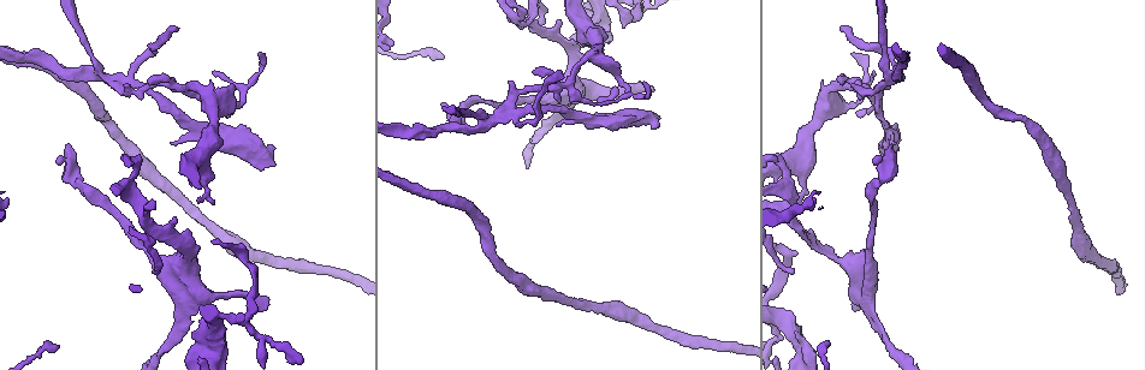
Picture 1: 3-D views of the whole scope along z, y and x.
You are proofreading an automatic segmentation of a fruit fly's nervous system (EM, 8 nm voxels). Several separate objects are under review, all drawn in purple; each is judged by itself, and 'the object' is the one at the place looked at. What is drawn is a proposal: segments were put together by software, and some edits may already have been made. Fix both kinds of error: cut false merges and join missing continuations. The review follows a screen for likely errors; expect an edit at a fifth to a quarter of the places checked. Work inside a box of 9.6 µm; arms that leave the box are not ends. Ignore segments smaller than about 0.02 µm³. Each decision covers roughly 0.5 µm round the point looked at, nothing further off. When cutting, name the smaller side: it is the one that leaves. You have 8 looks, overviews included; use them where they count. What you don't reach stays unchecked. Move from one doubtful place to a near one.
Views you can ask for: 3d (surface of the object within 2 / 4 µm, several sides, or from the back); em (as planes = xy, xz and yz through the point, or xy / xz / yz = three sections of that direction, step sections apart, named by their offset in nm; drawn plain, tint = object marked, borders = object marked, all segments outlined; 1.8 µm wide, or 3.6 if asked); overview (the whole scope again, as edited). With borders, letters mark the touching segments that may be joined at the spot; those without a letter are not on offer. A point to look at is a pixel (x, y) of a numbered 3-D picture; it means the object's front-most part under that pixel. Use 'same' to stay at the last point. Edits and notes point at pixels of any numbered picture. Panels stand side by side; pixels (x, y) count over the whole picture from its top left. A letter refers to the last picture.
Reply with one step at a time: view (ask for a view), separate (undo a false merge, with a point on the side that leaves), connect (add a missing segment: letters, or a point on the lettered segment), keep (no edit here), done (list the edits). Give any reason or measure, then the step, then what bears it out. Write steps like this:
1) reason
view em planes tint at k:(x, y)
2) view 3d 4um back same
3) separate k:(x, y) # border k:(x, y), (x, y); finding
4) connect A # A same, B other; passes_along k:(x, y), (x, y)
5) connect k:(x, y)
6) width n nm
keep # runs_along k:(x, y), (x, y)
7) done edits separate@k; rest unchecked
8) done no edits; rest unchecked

free end
view 3d 4um back at 1:(653, 86)

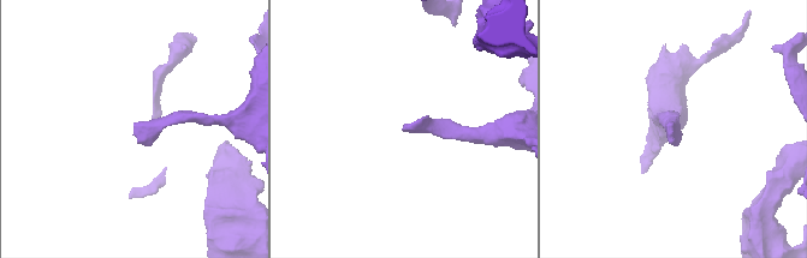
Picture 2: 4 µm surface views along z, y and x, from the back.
need the tissue
view em xz step 4 tint at 2:(138, 141)

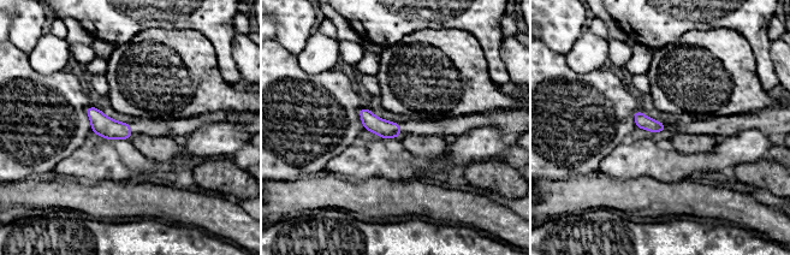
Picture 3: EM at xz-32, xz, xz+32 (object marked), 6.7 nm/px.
view em xy step 8 borders same

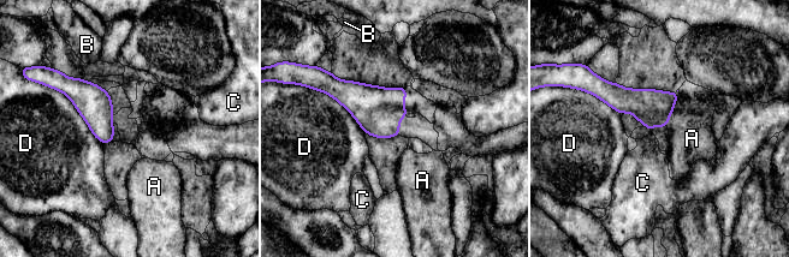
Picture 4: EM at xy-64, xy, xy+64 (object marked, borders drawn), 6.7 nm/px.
width 130 nm
keep # A other, B other, C other, D other; border 4:(677, 96), (666, 126); no lettered segment goes on from it

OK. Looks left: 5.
stops while still wide
view em xz step 16 borders at 1:(874, 294)

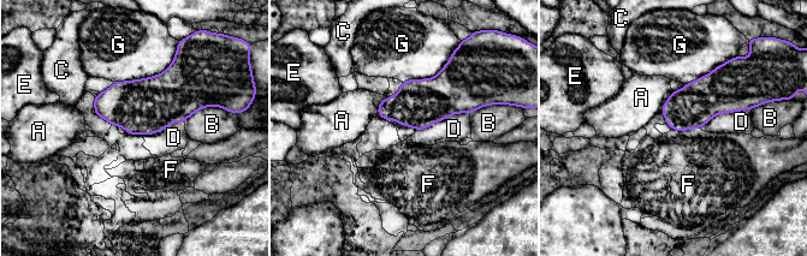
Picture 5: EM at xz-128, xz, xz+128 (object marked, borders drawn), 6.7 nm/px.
another direction
view em planes borders same

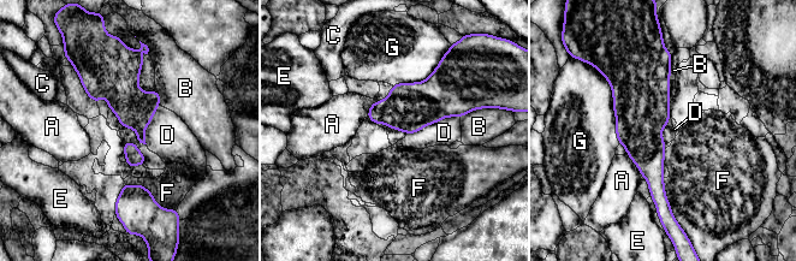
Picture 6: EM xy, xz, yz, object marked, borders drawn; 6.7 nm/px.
keep # A other, B other, C other, D other, E other, F other, G other; border 6:(459, 116), (443, 117), (407, 134); no lettered segment goes on from it

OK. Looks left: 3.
an open end
view em yz step 16 tint at 1:(829, 246)

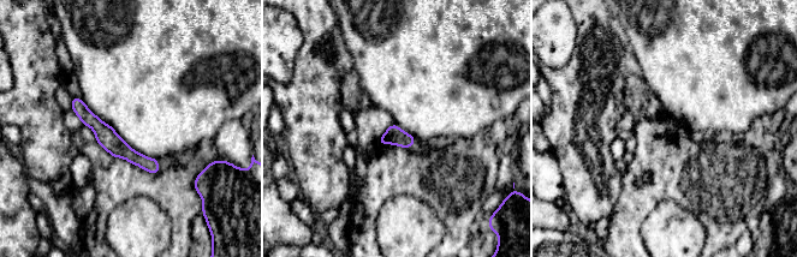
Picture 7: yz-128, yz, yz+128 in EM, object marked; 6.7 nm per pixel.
another direction
view em planes borders same

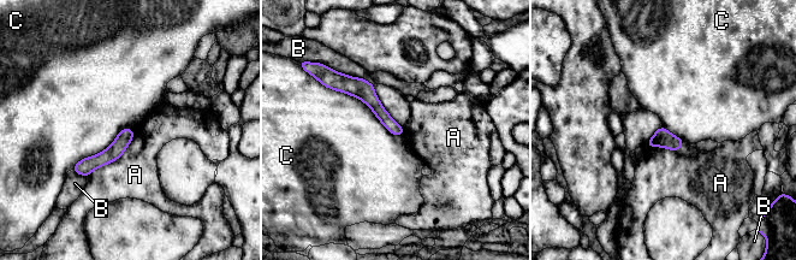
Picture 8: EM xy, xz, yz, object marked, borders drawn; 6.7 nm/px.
keep # A other, B other, C other; border 8:(326, 86), (403, 135); none of them fits

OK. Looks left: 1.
done no edits; rest unchecked

